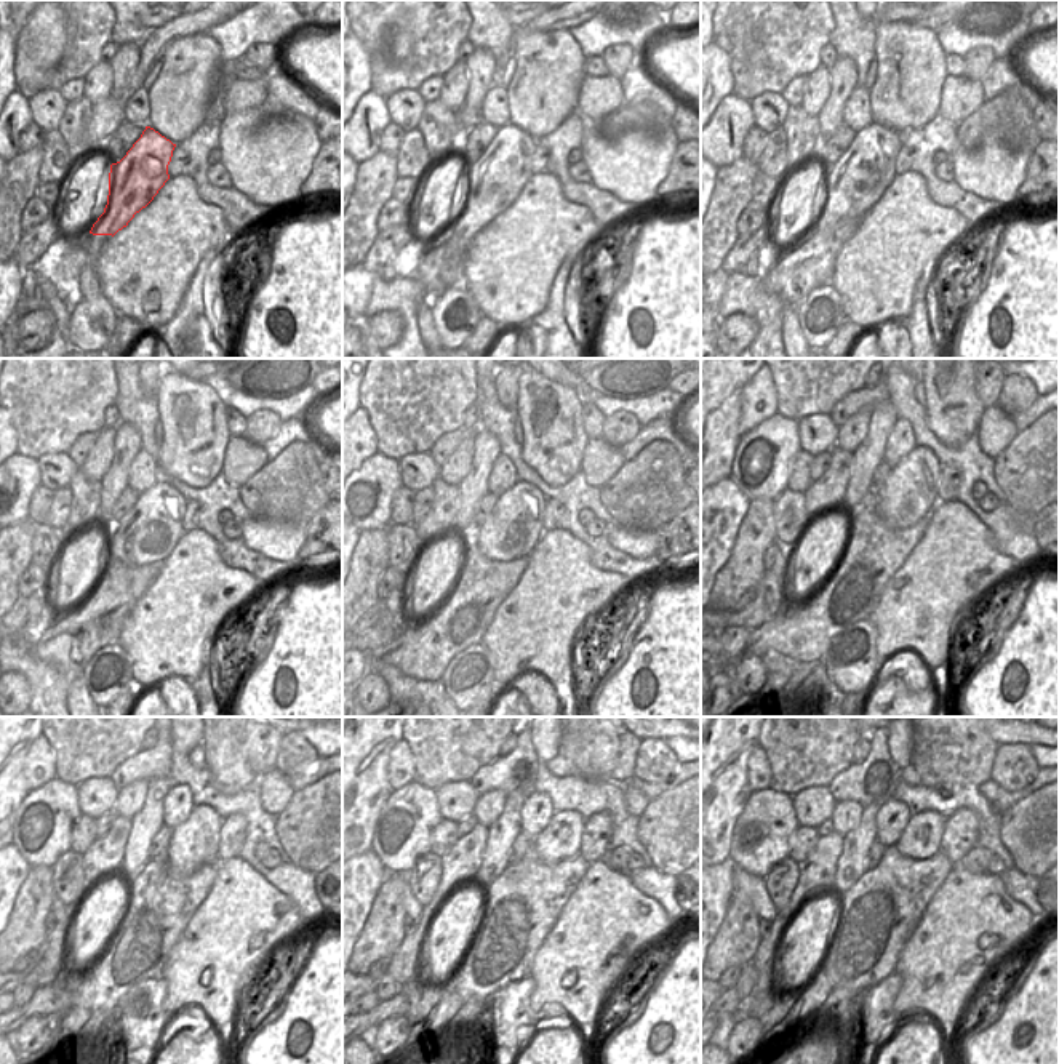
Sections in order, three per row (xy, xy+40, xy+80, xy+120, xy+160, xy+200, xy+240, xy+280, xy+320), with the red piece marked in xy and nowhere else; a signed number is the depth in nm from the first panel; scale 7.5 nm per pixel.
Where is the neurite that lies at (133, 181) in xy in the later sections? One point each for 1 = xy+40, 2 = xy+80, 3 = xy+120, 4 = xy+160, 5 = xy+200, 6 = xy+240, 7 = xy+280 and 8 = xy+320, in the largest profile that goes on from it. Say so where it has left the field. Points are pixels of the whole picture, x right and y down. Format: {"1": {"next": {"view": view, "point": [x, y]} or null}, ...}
{"1": {"next": {"view": "xy+40", "point": [495, 181]}}, "2": {"next": {"view": "xy+80", "point": [859, 178]}}, "3": {"next": {"view": "xy+120", "point": [149, 532]}}, "4": {"next": {"view": "xy+160", "point": [512, 528]}}, "5": {"next": {"view": "xy+200", "point": [909, 493]}}, "6": {"next": {"view": "xy+240", "point": [194, 844]}}, "7": {"next": {"view": "xy+280", "point": [560, 840]}}, "8": {"next": {"view": "xy+320", "point": [920, 840]}}}

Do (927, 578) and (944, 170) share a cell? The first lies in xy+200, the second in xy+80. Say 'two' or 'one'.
two

